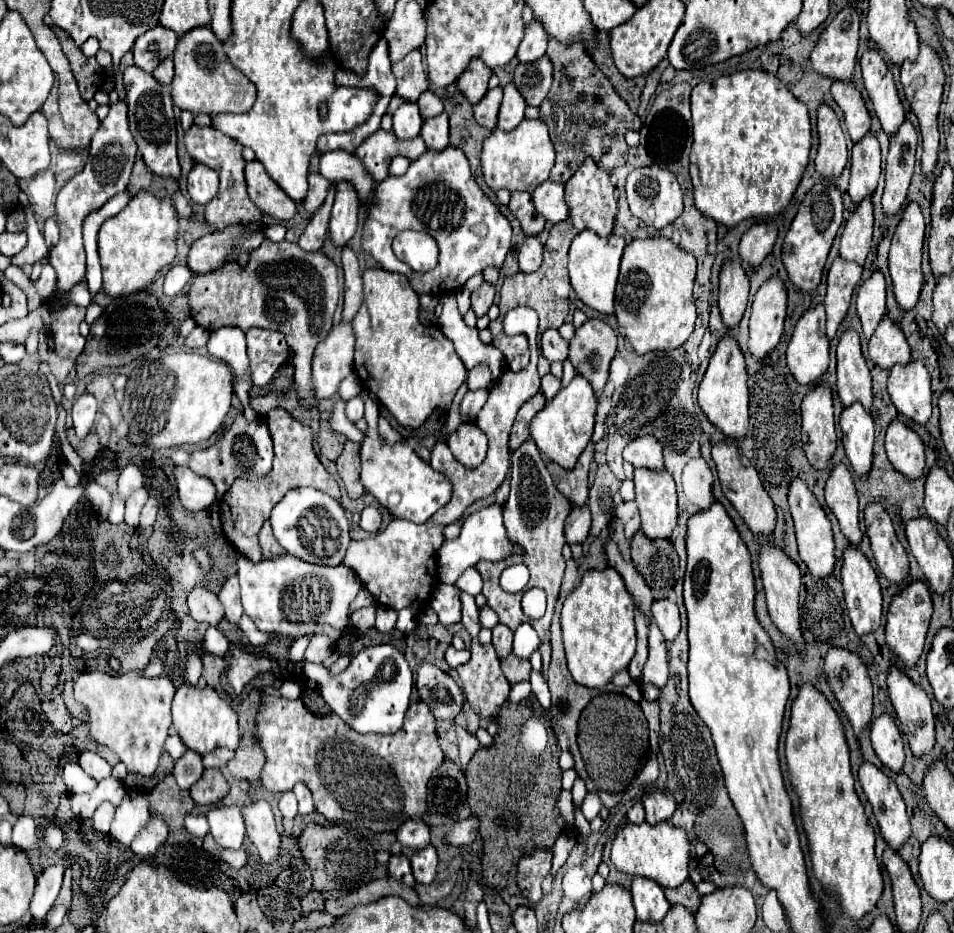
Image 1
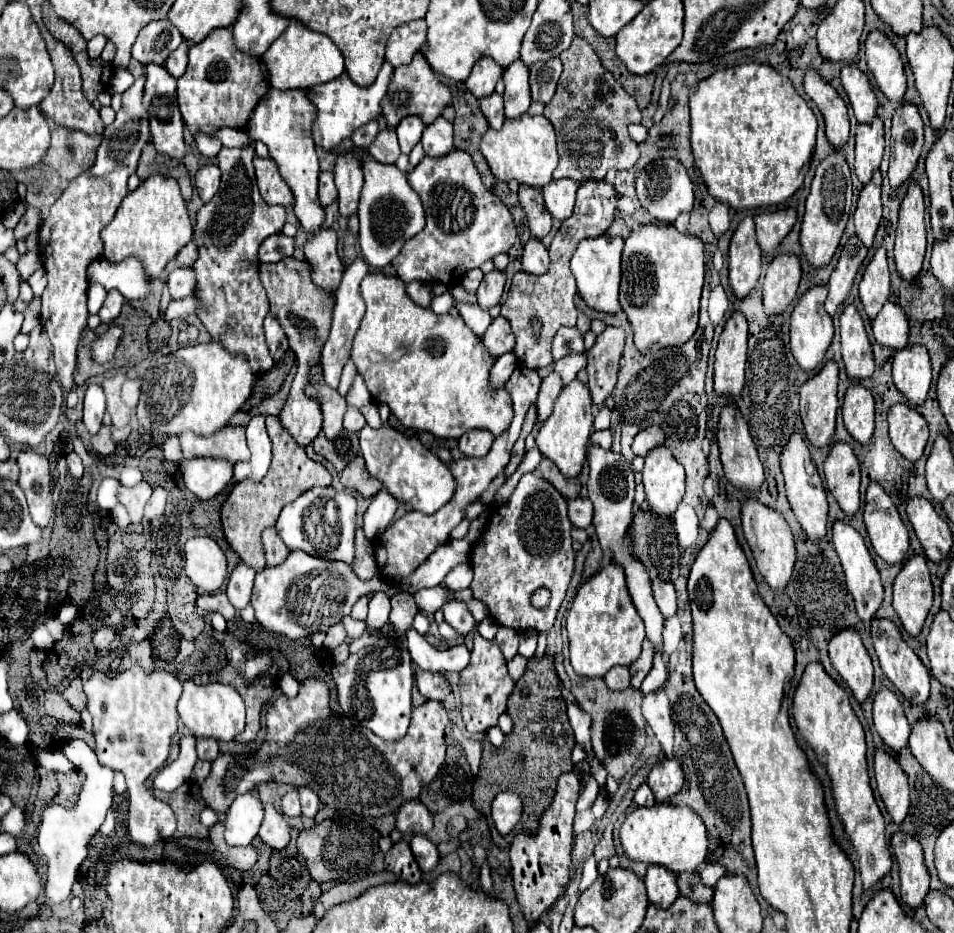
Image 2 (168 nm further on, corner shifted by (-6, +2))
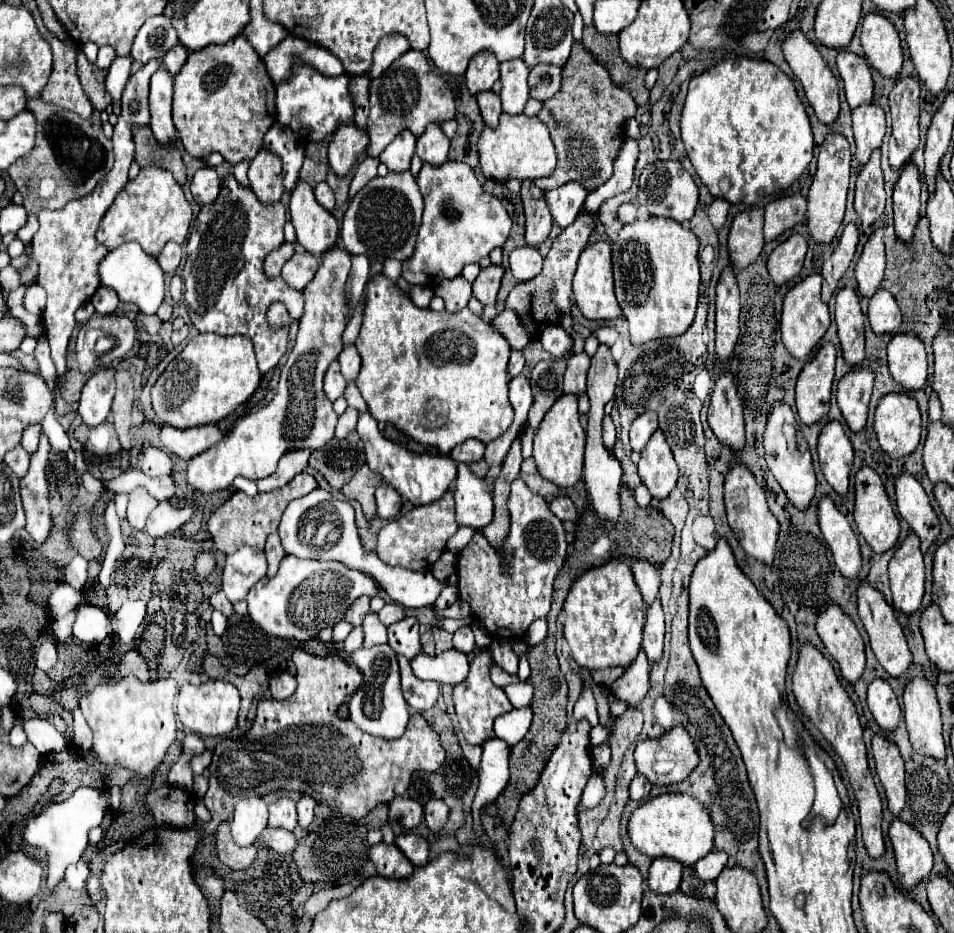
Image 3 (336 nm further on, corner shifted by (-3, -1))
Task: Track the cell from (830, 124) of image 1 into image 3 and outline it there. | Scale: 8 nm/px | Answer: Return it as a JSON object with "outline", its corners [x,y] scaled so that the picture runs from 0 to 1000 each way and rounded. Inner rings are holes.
{"outline":[[[831,33],[823,48],[821,48],[821,57],[823,57],[823,63],[831,76],[831,80],[838,85],[842,98],[844,98],[844,104],[848,108],[848,113],[852,115],[856,128],[865,134],[873,134],[877,123],[879,123],[879,95],[877,95],[877,85],[875,80],[871,78],[871,74],[867,72],[867,68],[863,65],[863,61],[858,59],[858,55],[854,53],[854,48],[840,35],[840,33]]]}

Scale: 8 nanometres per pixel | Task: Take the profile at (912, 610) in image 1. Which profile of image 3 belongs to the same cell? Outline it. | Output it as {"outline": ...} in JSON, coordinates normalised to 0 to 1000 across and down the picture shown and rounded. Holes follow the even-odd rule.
{"outline":[[[959,571],[944,582],[932,601],[932,625],[936,651],[949,659],[957,659],[965,651],[970,638],[970,606]]]}

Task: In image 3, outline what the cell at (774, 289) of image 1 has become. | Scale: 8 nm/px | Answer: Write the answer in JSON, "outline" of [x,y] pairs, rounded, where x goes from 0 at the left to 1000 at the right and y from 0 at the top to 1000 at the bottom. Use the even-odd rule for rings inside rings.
{"outline":[[[829,252],[825,258],[812,265],[812,269],[806,273],[804,290],[806,299],[812,308],[823,305],[825,301],[833,299],[840,293],[842,278],[846,271],[846,256],[842,252]]]}

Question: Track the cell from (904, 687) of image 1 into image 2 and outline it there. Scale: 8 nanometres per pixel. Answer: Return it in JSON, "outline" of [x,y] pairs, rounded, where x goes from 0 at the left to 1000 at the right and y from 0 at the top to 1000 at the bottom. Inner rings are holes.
{"outline":[[[916,662],[912,680],[914,680],[914,688],[916,688],[916,695],[918,695],[918,703],[922,707],[925,720],[937,731],[937,735],[950,746],[950,750],[954,750],[956,755],[962,755],[966,759],[973,750],[973,744],[975,744],[975,725],[973,725],[971,714],[958,701],[958,697],[945,686],[941,671],[931,662],[925,662],[925,665]]]}

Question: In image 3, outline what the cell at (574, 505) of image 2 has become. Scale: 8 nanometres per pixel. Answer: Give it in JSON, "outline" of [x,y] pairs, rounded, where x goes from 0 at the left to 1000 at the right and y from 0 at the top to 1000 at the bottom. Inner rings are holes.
{"outline":[[[582,533],[580,537],[575,537],[575,541],[578,541],[578,548],[580,548],[588,558],[601,558],[601,561],[607,558],[605,543],[603,543],[603,539],[601,539],[596,533]]]}

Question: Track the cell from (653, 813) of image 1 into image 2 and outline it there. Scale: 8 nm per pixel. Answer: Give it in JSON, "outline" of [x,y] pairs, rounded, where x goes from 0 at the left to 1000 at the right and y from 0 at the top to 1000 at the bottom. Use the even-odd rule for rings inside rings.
{"outline":[[[696,810],[694,815],[690,815],[683,821],[677,838],[683,845],[690,860],[696,860],[698,855],[706,853],[717,840],[717,827],[715,827],[715,821],[711,819],[709,810],[704,810],[704,812]]]}

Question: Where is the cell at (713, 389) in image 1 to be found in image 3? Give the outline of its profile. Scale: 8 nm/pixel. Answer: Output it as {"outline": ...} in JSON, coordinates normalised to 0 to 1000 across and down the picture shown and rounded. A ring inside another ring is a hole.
{"outline":[[[760,286],[752,305],[752,363],[749,378],[756,389],[762,389],[768,383],[773,363],[775,363],[775,310],[766,286]]]}

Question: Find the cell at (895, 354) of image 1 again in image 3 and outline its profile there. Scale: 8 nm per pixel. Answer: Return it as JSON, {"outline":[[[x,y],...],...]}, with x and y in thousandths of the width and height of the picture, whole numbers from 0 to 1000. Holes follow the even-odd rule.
{"outline":[[[921,310],[917,318],[911,323],[911,346],[917,359],[928,359],[928,357],[940,357],[944,348],[944,333],[936,320],[936,316],[930,310]]]}

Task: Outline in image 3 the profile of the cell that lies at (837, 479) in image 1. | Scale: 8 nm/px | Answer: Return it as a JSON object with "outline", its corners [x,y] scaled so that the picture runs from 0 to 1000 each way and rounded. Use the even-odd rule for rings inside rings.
{"outline":[[[869,453],[858,466],[858,498],[873,526],[884,533],[890,526],[890,509],[894,501],[894,479],[882,453]]]}

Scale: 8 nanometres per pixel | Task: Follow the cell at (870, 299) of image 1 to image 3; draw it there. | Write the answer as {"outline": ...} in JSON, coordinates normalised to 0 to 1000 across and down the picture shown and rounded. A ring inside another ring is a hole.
{"outline":[[[919,245],[896,284],[896,297],[900,303],[900,314],[907,320],[913,320],[923,308],[928,290],[928,267],[926,267],[926,245]]]}

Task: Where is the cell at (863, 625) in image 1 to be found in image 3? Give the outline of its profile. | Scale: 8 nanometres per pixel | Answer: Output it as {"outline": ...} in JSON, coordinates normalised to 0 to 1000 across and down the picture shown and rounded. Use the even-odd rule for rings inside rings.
{"outline":[[[863,533],[856,541],[858,546],[858,565],[861,571],[873,593],[875,606],[886,621],[898,621],[903,614],[903,591],[898,582],[898,573],[894,571],[886,552],[873,541],[869,533]]]}

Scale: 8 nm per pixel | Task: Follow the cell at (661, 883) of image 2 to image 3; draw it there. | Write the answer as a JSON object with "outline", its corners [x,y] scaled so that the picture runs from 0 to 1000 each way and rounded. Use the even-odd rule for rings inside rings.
{"outline":[[[699,919],[687,921],[682,925],[680,940],[678,940],[680,953],[691,959],[708,957],[714,946],[714,934],[716,934],[716,927],[712,927],[712,923],[703,923]]]}

